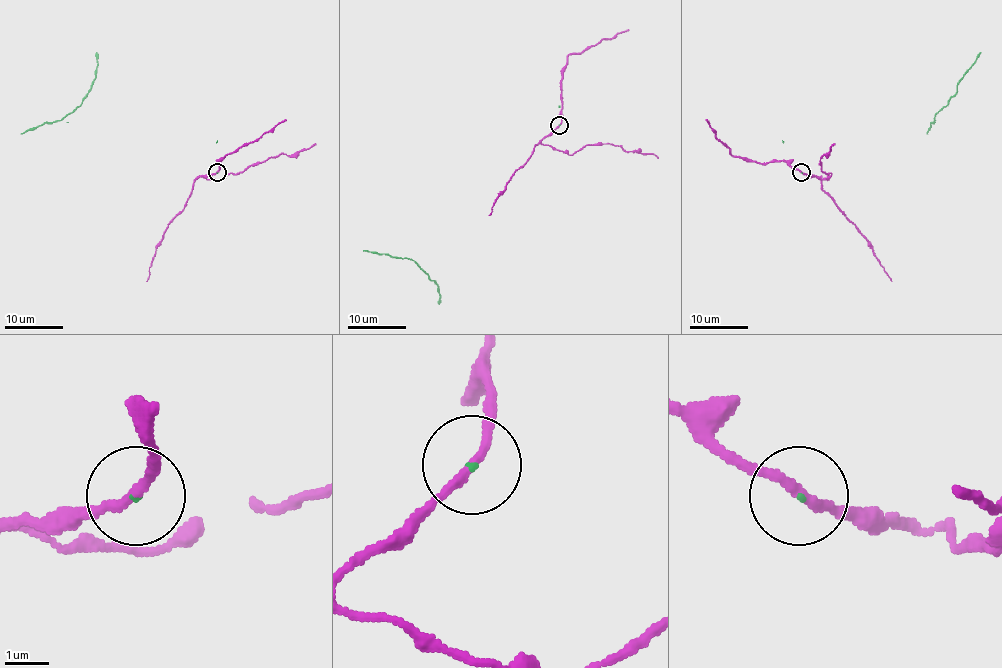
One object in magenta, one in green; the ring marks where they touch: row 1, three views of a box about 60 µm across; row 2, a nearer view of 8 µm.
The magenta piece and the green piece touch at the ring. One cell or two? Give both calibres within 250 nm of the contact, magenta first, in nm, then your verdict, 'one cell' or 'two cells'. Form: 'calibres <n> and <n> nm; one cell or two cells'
calibres 200 and 50 nm; one cell

